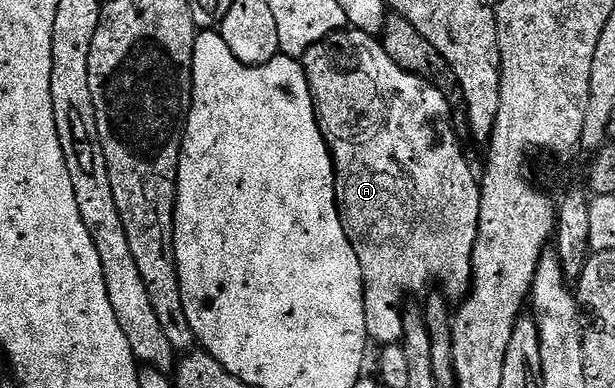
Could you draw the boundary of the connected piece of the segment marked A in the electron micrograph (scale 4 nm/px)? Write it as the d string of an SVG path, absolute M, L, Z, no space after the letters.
M345 29L327 35L321 43L310 48L302 56L302 66L308 78L308 88L312 94L312 104L316 110L316 120L320 126L322 137L332 154L332 164L336 170L336 207L340 210L340 220L344 226L346 237L358 253L358 265L362 265L362 281L364 282L364 308L366 309L366 329L368 338L373 344L399 344L404 337L404 298L411 291L420 291L427 283L440 279L444 286L443 294L449 300L460 301L467 296L472 285L472 254L474 241L478 237L478 221L480 220L480 185L478 175L472 172L464 151L460 148L460 139L456 136L456 127L452 124L452 113L448 109L445 92L433 83L427 83L422 77L394 65L384 51L384 44L379 38L367 35L365 31Z

